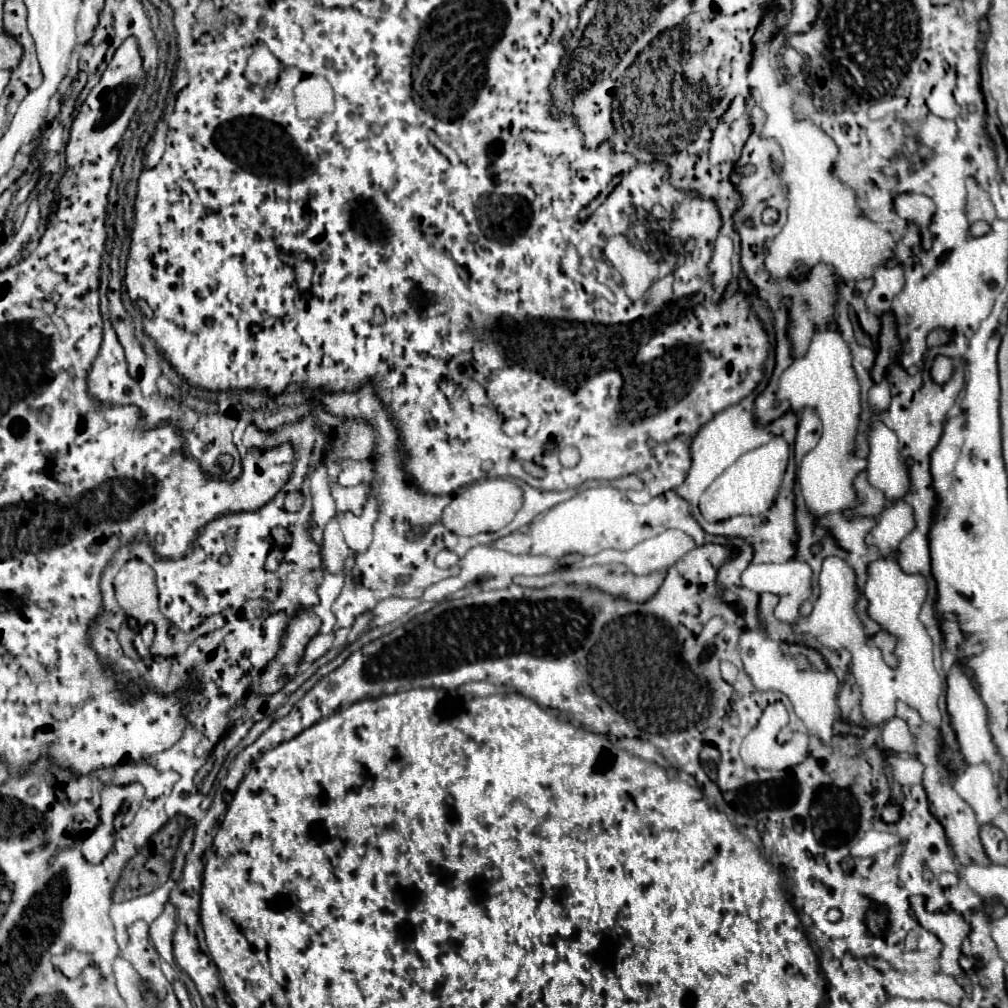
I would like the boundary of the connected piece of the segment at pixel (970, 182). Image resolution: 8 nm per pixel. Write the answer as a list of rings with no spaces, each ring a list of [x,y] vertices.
[[[969,177],[965,181],[965,185],[967,185],[967,193],[969,193],[967,207],[965,207],[965,213],[967,213],[969,223],[971,225],[977,223],[977,221],[991,223],[993,217],[995,217],[995,207],[991,203],[989,193],[985,189],[981,189],[981,185],[973,177]]]

